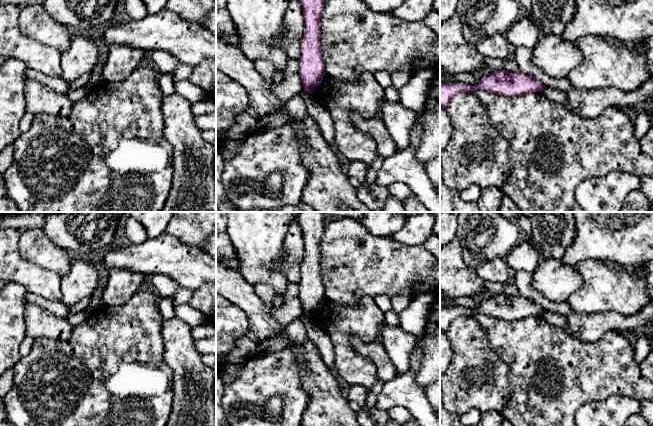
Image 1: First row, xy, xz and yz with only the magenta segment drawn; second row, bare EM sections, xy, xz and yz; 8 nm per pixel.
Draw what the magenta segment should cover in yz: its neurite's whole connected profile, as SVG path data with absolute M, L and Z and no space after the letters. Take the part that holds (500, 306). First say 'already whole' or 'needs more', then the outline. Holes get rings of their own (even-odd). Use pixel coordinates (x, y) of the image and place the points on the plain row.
already whole; M496 294L481 302L476 310L465 307L440 307L440 331L446 333L451 322L460 316L474 317L484 314L504 320L522 320L532 316L542 316L545 310L535 301L520 294L509 298L505 294Z

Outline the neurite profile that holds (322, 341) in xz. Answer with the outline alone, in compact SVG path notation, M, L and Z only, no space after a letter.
M302 314L298 319L304 323L308 340L316 345L324 363L329 368L334 369L335 350L330 337L323 330L315 327L315 322L312 318Z

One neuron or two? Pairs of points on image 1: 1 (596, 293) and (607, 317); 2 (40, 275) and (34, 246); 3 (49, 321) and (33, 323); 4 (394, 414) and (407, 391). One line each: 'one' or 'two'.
1: two
2: two
3: one
4: two

